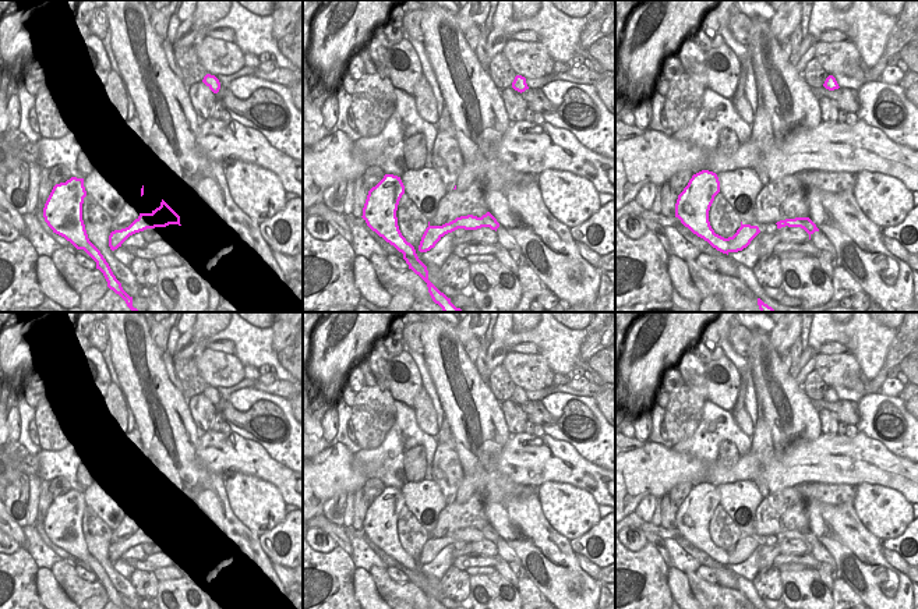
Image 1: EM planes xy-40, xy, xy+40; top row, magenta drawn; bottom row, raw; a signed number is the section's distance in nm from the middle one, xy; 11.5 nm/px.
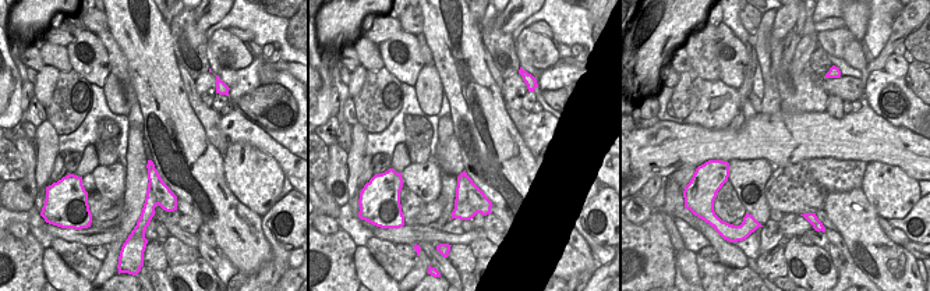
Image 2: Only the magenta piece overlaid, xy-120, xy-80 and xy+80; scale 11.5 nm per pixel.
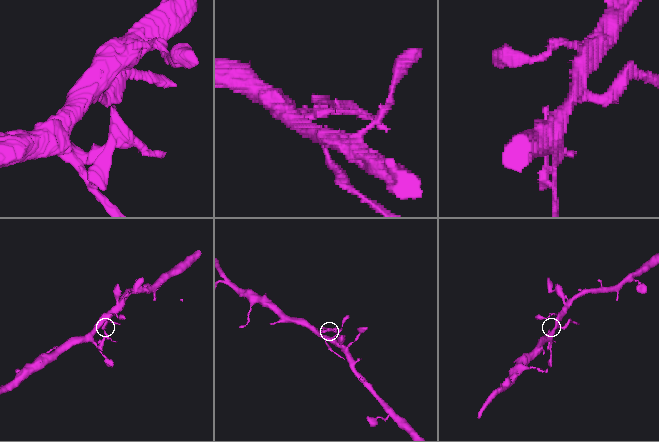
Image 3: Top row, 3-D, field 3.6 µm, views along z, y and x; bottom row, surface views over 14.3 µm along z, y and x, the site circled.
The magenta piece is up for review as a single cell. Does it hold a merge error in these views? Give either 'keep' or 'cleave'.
cleave

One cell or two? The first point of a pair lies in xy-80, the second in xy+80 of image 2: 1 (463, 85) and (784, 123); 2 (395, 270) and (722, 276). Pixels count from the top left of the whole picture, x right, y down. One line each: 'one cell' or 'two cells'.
1: two cells
2: one cell

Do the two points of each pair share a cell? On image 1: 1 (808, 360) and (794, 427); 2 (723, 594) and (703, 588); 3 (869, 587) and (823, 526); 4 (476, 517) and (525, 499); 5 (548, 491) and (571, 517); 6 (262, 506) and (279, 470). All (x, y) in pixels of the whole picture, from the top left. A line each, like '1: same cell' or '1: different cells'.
1: different cells
2: same cell
3: same cell
4: different cells
5: same cell
6: different cells

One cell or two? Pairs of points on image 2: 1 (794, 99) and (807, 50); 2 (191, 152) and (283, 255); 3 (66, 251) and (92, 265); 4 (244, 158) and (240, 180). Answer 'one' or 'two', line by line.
1: two
2: two
3: one
4: one

